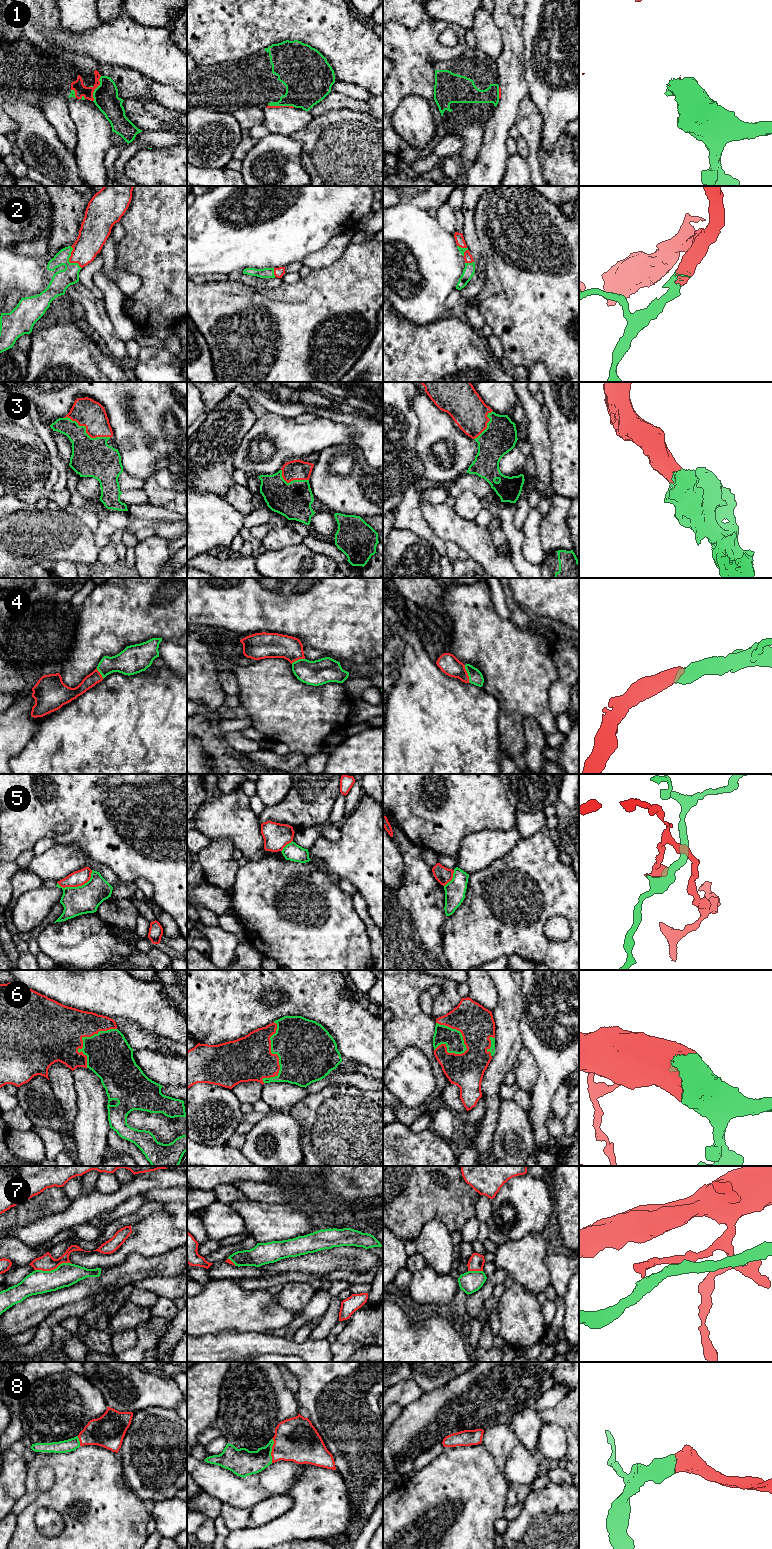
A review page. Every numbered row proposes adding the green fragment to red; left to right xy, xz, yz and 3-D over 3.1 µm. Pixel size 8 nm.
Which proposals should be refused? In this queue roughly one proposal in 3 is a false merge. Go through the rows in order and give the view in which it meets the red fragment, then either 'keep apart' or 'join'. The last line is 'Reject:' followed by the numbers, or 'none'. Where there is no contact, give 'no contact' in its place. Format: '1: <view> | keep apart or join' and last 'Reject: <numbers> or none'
1: xy | keep apart
2: xy | join
3: xy | join
4: yz | join
5: xy | keep apart
6: xz | join
7: xy | keep apart
8: xz | join
Reject: 1, 5, 7

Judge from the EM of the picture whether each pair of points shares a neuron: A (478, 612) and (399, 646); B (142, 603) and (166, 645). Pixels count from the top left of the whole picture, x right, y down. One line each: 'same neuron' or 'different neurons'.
A: different neurons
B: different neurons

